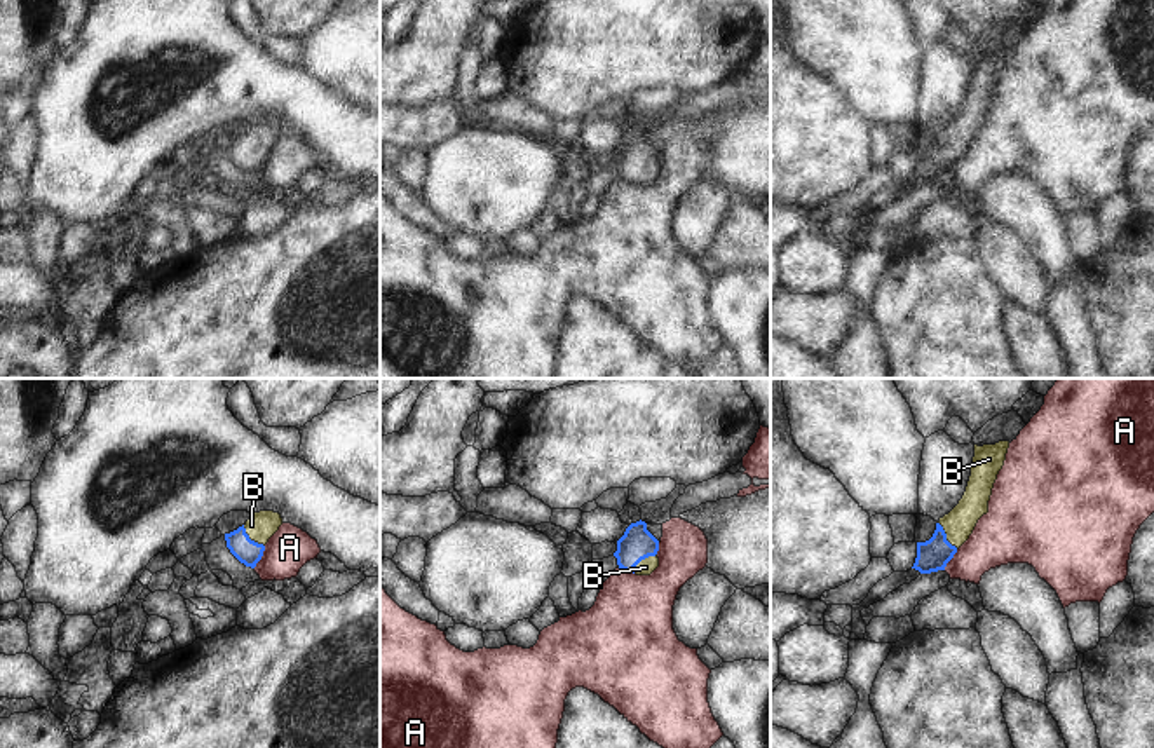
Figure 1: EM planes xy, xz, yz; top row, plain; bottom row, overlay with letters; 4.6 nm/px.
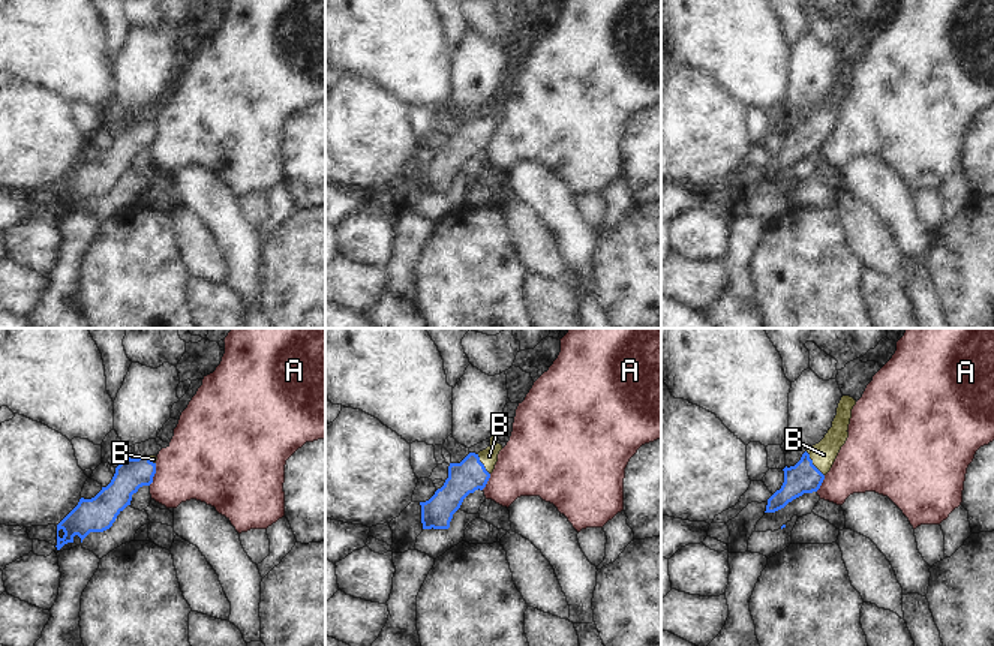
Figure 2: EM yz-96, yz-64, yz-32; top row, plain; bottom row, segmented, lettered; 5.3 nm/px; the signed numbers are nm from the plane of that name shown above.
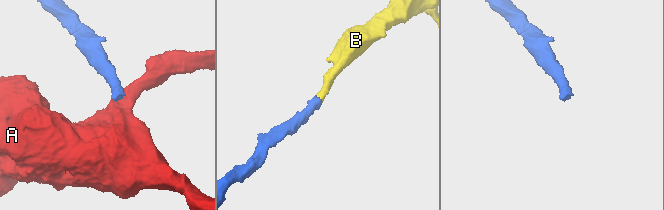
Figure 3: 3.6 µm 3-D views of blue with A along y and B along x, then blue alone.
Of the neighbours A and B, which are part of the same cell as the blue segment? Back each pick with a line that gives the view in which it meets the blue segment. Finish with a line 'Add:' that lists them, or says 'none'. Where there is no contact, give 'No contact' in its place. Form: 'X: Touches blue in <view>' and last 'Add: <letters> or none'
B: Touches blue in xy
Add: B

